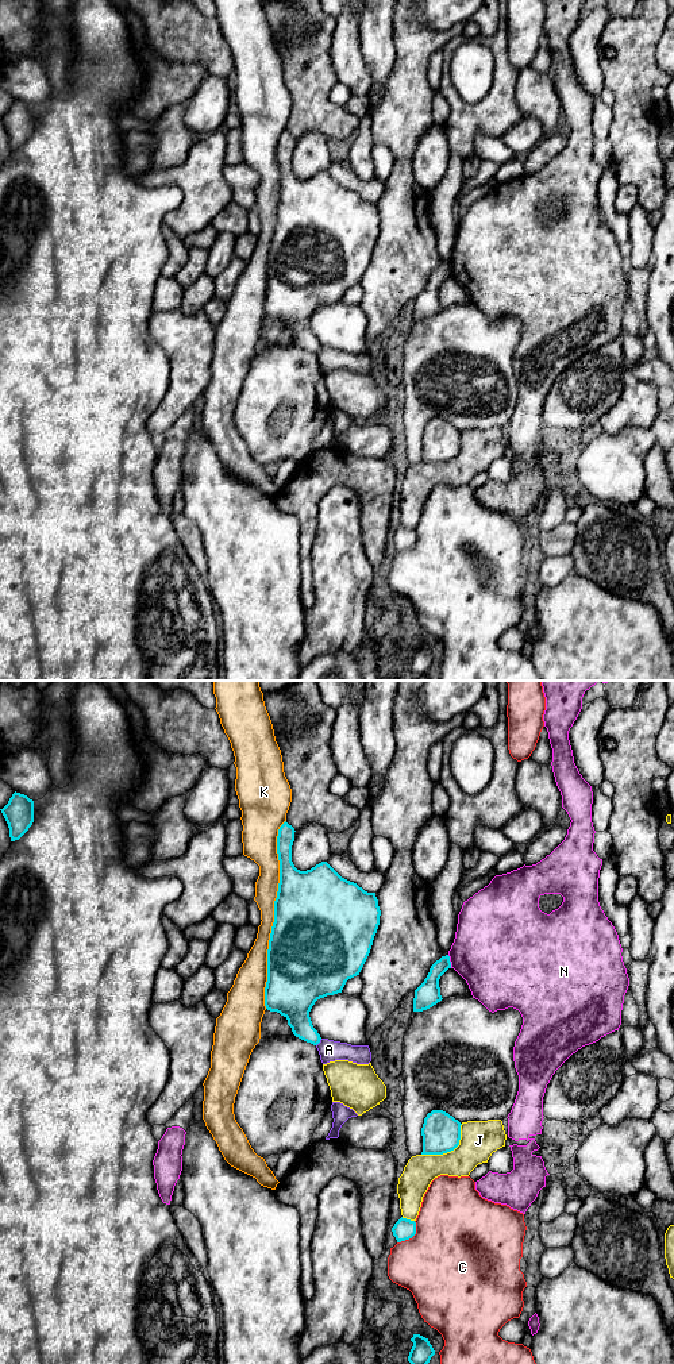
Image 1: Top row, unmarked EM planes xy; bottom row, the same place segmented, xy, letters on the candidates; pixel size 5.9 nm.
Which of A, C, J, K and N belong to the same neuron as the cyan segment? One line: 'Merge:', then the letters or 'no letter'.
Merge: no letter

